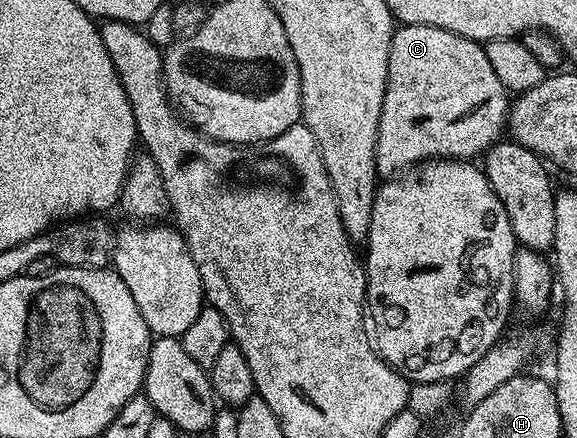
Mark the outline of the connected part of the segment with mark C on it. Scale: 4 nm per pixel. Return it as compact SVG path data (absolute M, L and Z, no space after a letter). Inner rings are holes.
M400 25L390 43L376 172L392 179L433 159L479 158L501 140L509 108L510 94L491 69L481 42L429 25ZM475 109L480 113L472 113Z

